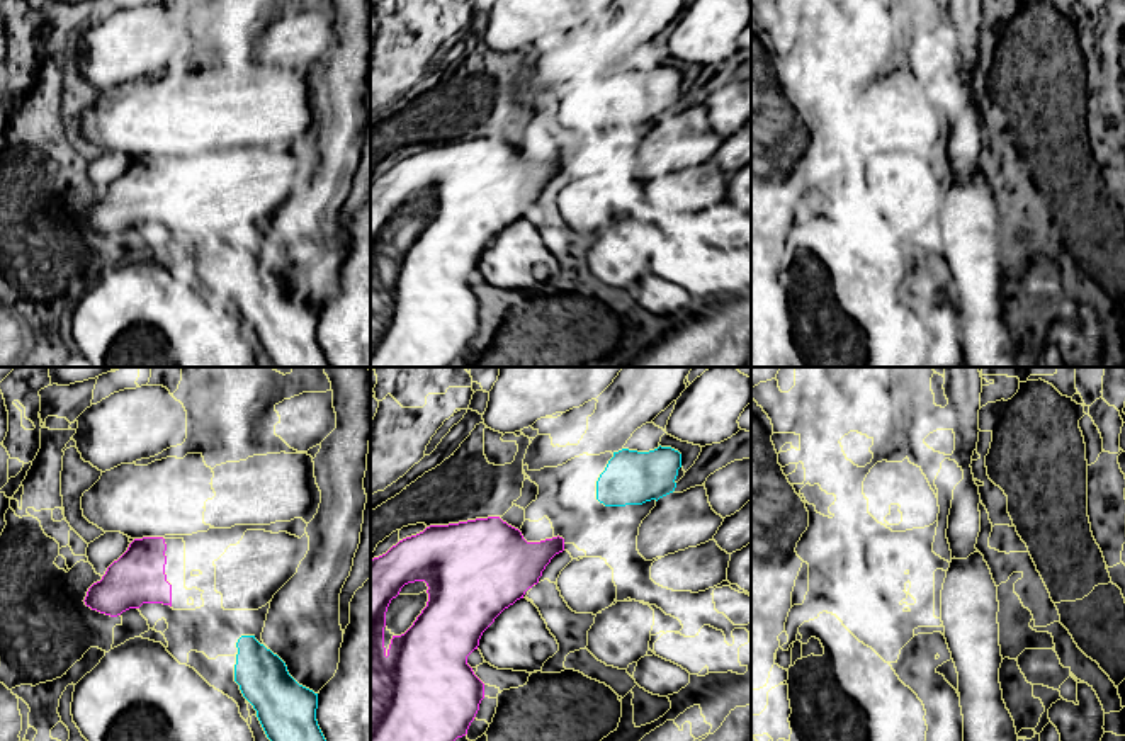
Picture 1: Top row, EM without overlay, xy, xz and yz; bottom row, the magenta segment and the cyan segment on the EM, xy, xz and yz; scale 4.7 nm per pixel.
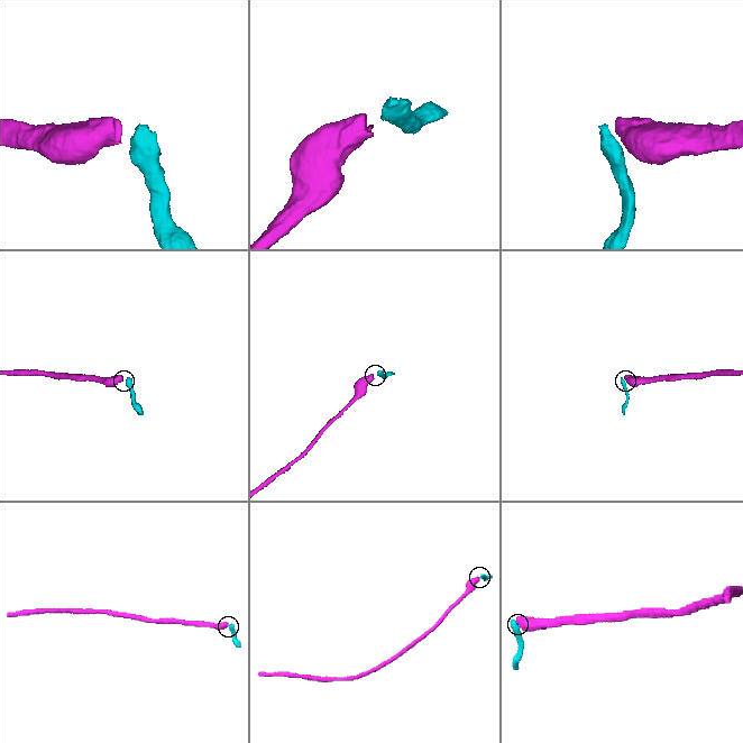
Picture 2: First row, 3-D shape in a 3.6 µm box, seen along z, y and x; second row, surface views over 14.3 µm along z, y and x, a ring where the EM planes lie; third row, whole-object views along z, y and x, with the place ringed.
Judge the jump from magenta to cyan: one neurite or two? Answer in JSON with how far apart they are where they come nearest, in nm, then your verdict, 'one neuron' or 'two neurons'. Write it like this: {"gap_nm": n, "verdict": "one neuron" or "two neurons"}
{"gap_nm": 240, "verdict": "two neurons"}

